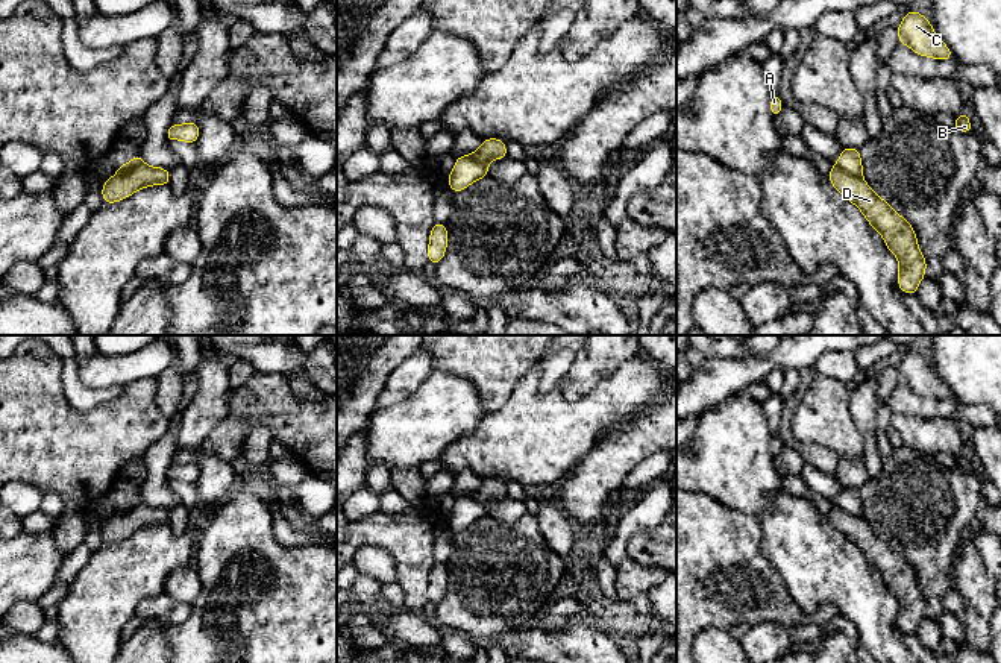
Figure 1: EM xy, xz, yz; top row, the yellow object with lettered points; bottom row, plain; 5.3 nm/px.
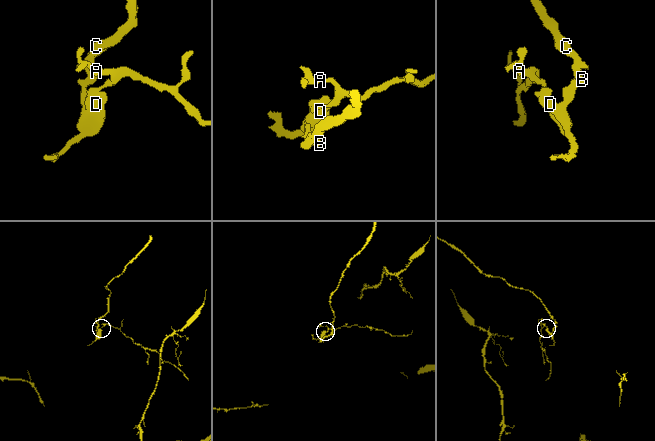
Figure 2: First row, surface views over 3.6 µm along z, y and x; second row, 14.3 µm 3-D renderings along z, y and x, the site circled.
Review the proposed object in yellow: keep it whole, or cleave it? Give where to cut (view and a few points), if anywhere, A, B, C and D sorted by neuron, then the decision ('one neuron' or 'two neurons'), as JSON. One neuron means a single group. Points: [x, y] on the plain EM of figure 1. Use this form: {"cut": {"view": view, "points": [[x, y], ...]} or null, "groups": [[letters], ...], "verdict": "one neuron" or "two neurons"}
{"cut": {"view": "xy", "points": [[143, 502], [117, 515]]}, "groups": [["A"], ["B", "C", "D"]], "verdict": "two neurons"}

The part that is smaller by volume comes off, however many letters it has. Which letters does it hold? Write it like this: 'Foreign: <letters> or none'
Foreign: A

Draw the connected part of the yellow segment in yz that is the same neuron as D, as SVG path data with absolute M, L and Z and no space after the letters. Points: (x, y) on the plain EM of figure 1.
M833 504L828 519L831 525L880 572L886 587L898 599L898 627L907 634L916 634L925 617L927 601L919 590L913 566L899 555L884 539L877 536L863 516L854 516Z

